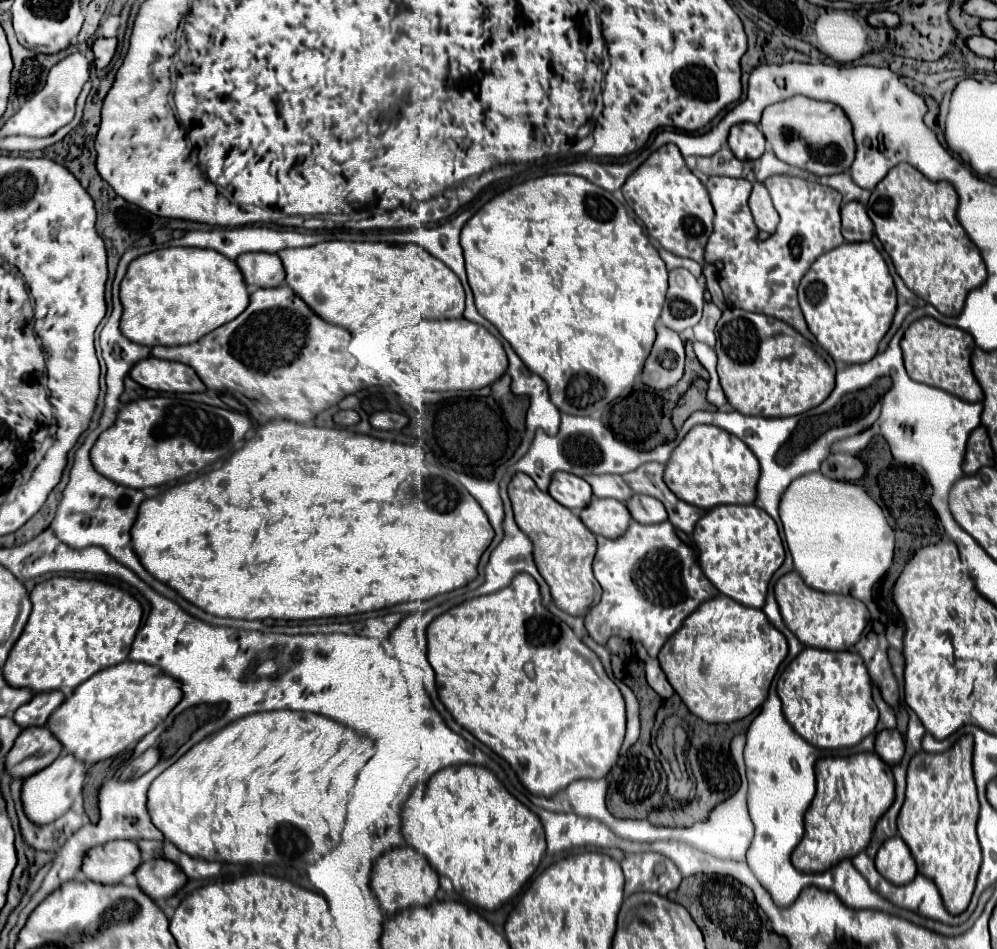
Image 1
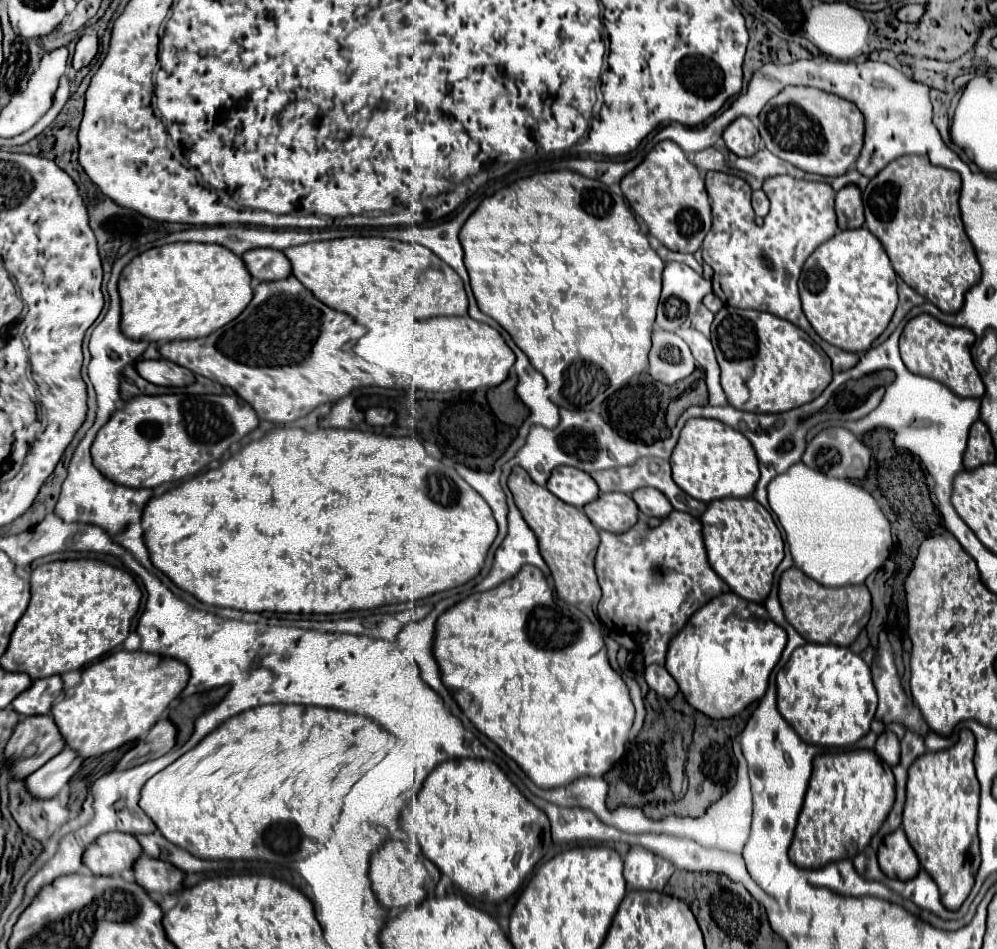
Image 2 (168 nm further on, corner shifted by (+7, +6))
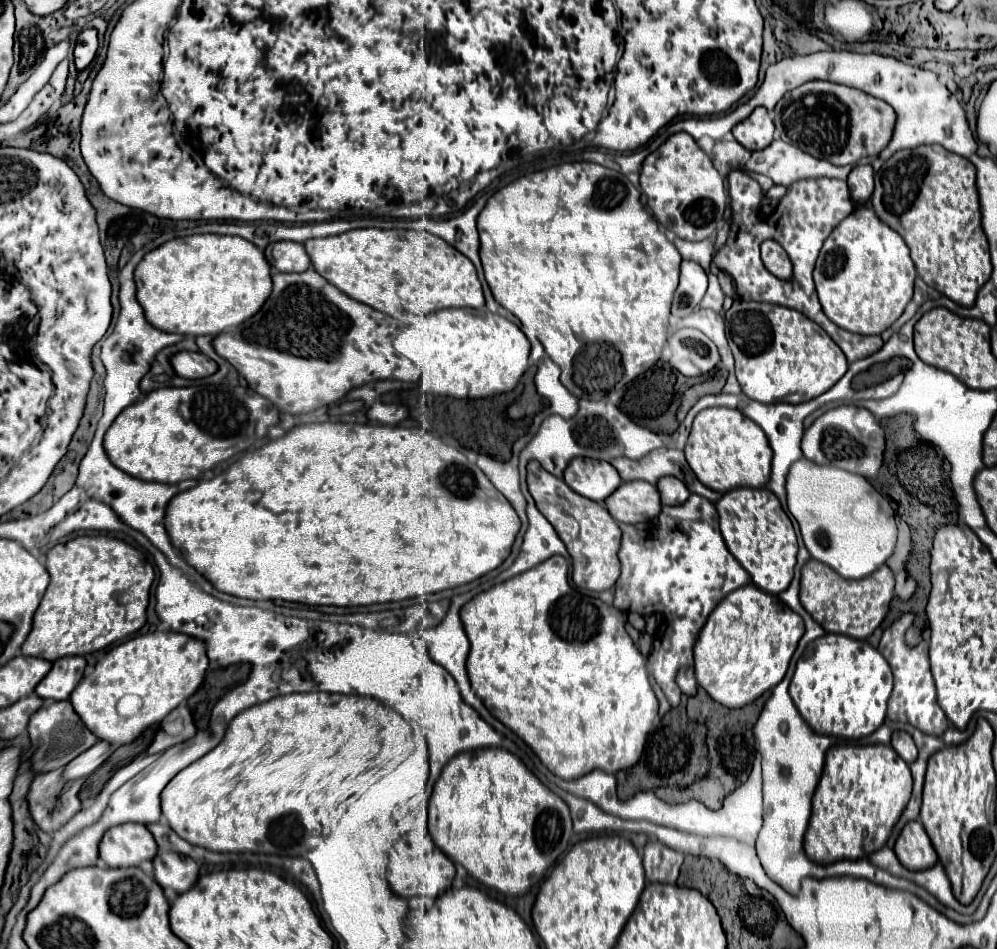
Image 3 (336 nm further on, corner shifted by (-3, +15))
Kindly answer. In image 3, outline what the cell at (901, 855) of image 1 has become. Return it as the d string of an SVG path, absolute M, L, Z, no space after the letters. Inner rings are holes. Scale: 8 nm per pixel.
M911 821L903 827L895 843L895 853L911 871L923 871L937 863L937 853L919 821Z

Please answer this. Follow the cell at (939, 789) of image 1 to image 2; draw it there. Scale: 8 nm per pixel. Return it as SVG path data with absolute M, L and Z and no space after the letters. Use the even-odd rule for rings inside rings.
M961 730L959 742L953 748L927 752L909 766L903 830L921 862L921 868L937 882L941 904L947 910L957 910L969 896L981 864L977 840L979 782L975 778L973 754L973 732Z

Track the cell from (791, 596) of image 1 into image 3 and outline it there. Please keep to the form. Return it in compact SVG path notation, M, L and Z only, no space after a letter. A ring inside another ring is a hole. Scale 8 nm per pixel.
M809 559L801 571L801 605L809 611L809 615L827 631L841 633L855 639L867 639L885 619L889 611L889 603L893 599L895 577L891 567L883 565L879 571L871 573L863 579L843 579L831 567L821 561Z

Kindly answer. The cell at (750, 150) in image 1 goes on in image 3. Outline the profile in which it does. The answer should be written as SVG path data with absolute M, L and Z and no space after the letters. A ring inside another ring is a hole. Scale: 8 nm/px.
M757 107L745 121L733 127L733 137L749 151L757 151L767 147L773 141L775 125L767 115L765 107Z

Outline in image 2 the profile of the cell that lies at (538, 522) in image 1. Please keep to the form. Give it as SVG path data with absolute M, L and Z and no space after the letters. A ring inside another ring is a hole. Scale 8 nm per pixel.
M519 466L513 468L507 480L507 486L513 494L515 506L521 510L523 520L529 524L529 528L537 536L539 552L551 570L557 596L567 604L573 604L573 606L581 604L583 614L587 614L591 622L599 626L597 602L601 598L601 588L593 570L593 556L599 546L599 530L593 528L589 518L579 508L561 502L547 488L535 484L529 478L529 474Z

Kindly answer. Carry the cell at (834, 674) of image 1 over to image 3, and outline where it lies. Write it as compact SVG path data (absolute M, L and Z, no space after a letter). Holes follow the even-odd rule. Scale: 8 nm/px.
M827 633L815 639L805 649L803 657L797 661L797 669L789 685L789 695L797 711L817 733L847 737L847 739L867 737L877 727L883 725L891 691L893 691L893 673L885 657L875 647L871 647L867 641L853 639L847 635L833 635L833 633Z

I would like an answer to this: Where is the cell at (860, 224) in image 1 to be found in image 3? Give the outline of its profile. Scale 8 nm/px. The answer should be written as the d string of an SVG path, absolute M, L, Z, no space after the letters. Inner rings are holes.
M859 163L849 173L851 197L857 203L865 203L873 193L873 167L869 163Z

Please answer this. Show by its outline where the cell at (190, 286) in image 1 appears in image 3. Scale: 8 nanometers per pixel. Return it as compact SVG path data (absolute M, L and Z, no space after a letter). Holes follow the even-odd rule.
M191 235L191 237L181 237L181 239L173 239L163 243L161 247L153 249L151 253L147 253L141 263L135 269L135 283L137 283L137 301L143 305L145 317L147 321L151 321L151 325L155 325L157 329L163 329L167 333L179 333L179 335L219 335L231 327L241 325L243 321L247 321L249 317L253 317L265 303L265 299L271 295L273 283L271 283L271 265L267 265L267 259L263 255L263 251L253 245L251 241L245 241L243 237L229 237L229 235Z

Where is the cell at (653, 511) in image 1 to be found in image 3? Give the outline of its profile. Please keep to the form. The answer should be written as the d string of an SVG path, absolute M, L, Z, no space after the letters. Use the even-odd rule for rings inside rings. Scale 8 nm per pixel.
M663 477L657 487L661 491L663 505L681 505L691 495L691 491L687 489L687 485L681 479L675 479L675 477Z

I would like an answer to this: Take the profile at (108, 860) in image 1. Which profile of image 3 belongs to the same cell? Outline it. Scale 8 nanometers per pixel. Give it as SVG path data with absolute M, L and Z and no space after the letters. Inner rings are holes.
M141 823L111 827L99 843L99 857L109 867L137 867L143 861L151 861L155 853L157 843Z

